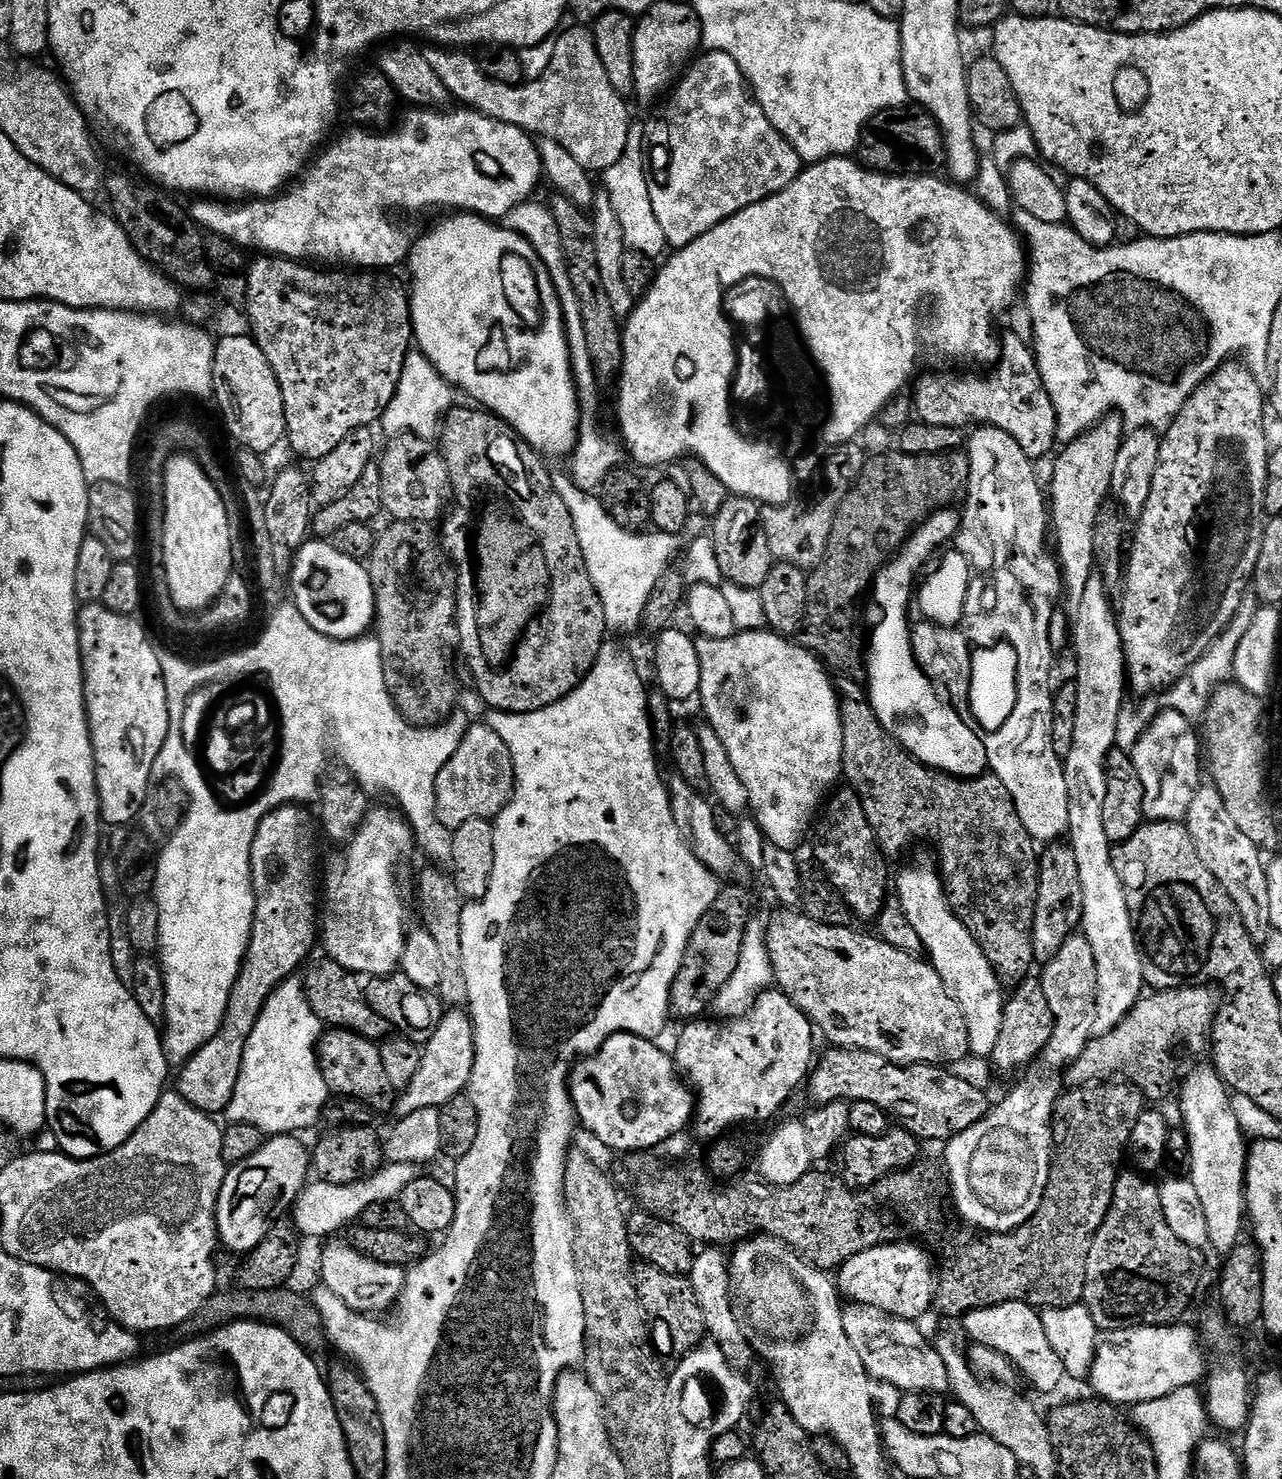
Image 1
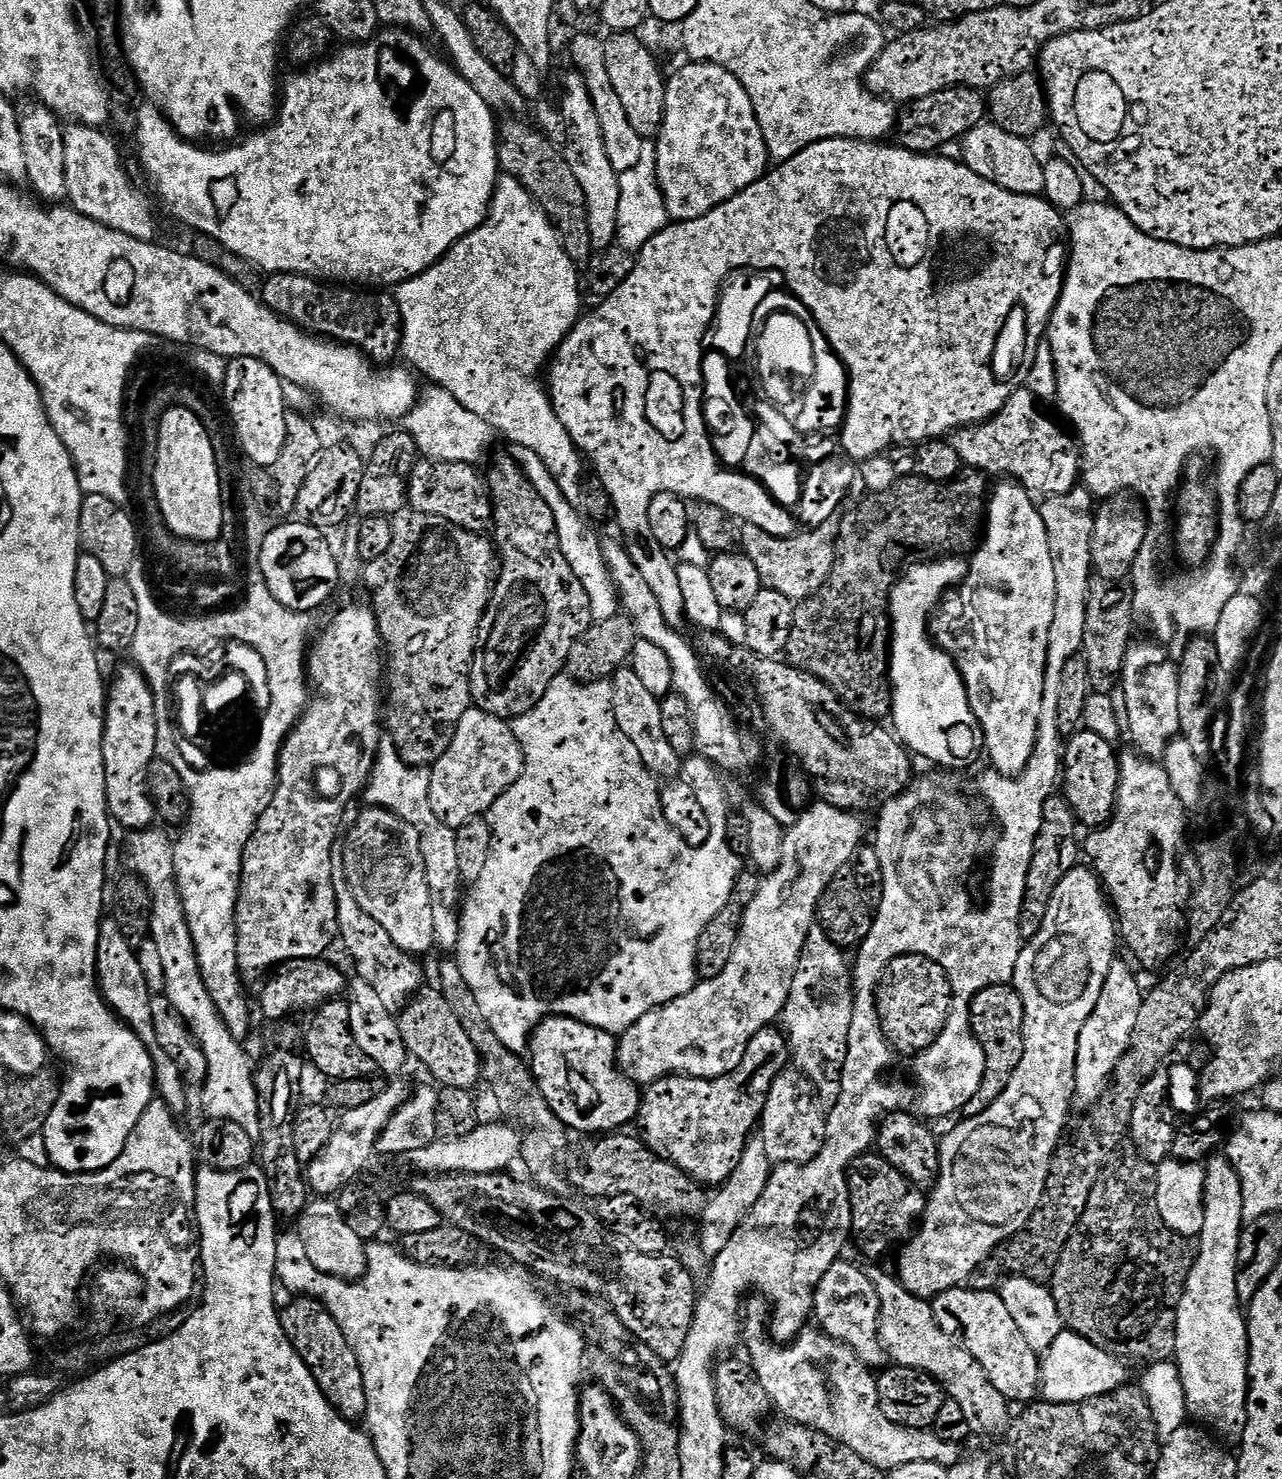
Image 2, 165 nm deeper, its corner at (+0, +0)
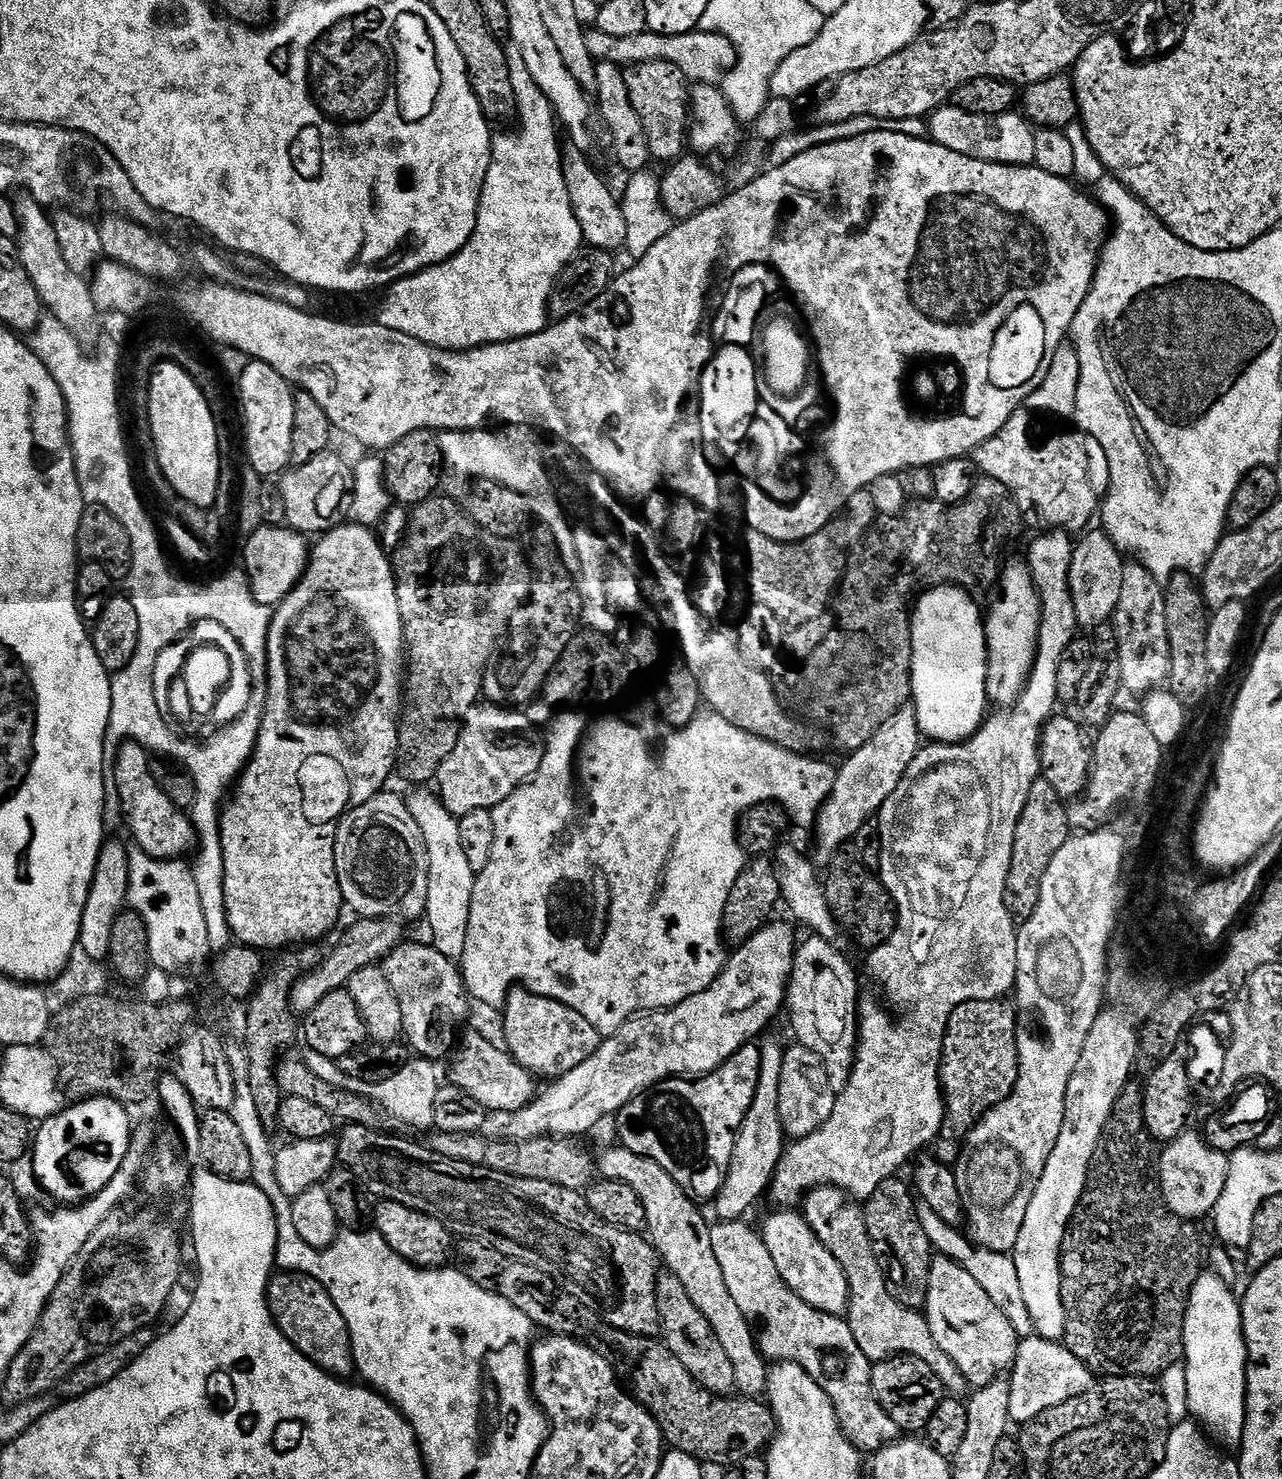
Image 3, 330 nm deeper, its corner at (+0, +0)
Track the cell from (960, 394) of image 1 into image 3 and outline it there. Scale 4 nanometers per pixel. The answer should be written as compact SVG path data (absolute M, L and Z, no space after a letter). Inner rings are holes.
M1020 407L1006 426L994 434L994 438L976 448L974 459L977 469L1010 490L1027 527L1029 524L1037 528L1035 531L1040 534L1053 530L1083 533L1101 511L1108 494L1110 462L1106 462L1106 450L1098 446L1098 438L1090 438L1090 434L1079 430L1056 436L1041 448L1035 448L1028 433L1032 428L1032 418L1033 413L1028 408Z

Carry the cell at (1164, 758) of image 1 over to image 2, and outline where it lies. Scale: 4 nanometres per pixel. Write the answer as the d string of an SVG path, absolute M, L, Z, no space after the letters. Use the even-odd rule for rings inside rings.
M1140 644L1129 648L1128 657L1122 673L1122 689L1125 694L1126 710L1129 722L1126 732L1132 735L1135 751L1149 758L1163 757L1169 743L1180 736L1180 718L1178 714L1178 686L1180 673L1177 665L1168 661L1168 656L1156 644Z

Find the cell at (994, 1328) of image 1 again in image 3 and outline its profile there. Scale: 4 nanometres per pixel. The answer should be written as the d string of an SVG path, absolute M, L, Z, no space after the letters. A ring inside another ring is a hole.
M936 1254L932 1257L928 1297L923 1311L928 1318L930 1334L934 1334L934 1342L950 1354L969 1385L989 1384L1015 1364L1018 1337L1014 1326L1010 1326L1006 1314L990 1302L986 1290L982 1290L968 1271L949 1256Z

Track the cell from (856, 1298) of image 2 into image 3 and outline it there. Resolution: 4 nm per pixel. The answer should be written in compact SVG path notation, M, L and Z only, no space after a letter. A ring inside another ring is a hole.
M790 1208L776 1211L778 1212L772 1213L763 1226L760 1226L760 1233L778 1274L807 1305L824 1313L843 1315L849 1302L849 1282L841 1264L822 1246L820 1239L809 1229L809 1224L799 1211Z

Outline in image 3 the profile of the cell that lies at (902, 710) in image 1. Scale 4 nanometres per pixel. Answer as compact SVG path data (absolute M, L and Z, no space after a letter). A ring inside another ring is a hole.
M929 588L921 595L912 613L912 695L918 726L929 741L937 744L963 744L986 719L988 698L988 639L984 633L982 608L962 588Z

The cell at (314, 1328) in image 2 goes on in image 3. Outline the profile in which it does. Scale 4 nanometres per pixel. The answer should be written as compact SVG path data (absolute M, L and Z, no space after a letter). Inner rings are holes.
M281 1271L279 1274L273 1275L272 1279L268 1281L268 1309L272 1312L272 1319L280 1327L280 1333L303 1356L310 1358L310 1362L317 1364L329 1376L348 1378L351 1377L348 1375L353 1375L354 1365L350 1330L347 1329L346 1319L342 1318L338 1307L330 1298L330 1294L323 1288L322 1282L298 1272Z

